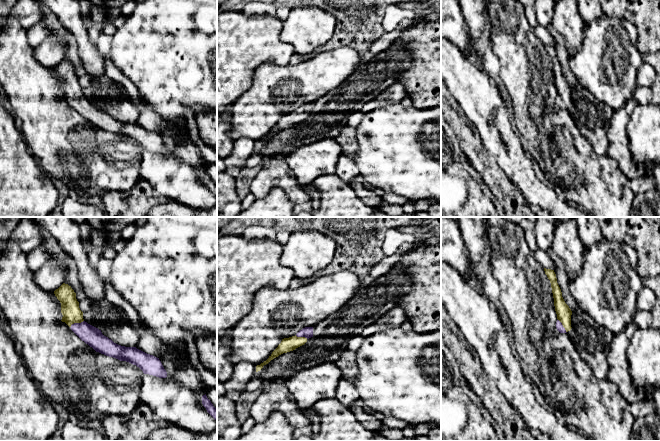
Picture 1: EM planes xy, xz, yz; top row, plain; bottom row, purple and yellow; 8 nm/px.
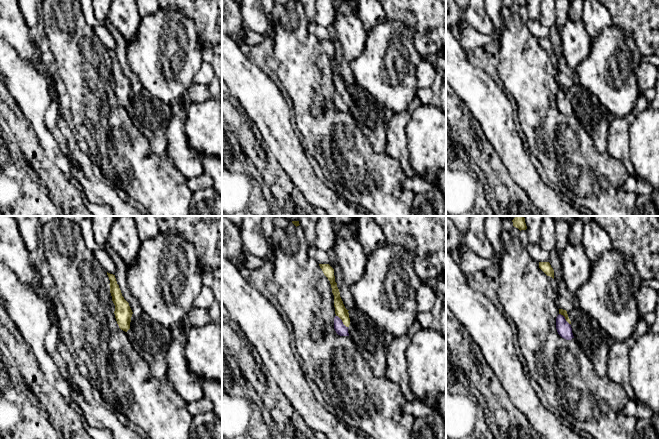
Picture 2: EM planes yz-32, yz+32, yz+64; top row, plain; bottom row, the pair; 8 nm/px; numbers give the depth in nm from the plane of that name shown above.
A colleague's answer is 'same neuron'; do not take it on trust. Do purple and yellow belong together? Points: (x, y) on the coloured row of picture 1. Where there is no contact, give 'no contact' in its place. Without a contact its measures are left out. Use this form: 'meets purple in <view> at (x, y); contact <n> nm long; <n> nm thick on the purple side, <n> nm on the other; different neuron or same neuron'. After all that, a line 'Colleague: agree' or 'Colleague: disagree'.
meets purple in xy at (76, 323); contact 130 nm long; 150 nm thick on the purple side, 150 nm on the other; same neuron
Colleague: agree

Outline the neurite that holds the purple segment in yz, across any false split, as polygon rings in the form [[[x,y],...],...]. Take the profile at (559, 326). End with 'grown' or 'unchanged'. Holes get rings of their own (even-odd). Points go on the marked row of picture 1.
[[[544,268],[545,274],[551,283],[554,306],[557,314],[556,328],[560,333],[567,333],[571,330],[571,315],[572,311],[565,303],[561,289],[557,283],[557,278],[554,270]]] | grown

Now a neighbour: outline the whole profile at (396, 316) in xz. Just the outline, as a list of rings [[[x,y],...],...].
[[[397,306],[389,310],[373,324],[363,327],[361,335],[367,337],[385,331],[388,328],[400,327],[406,320],[407,316],[405,311],[401,307]]]

